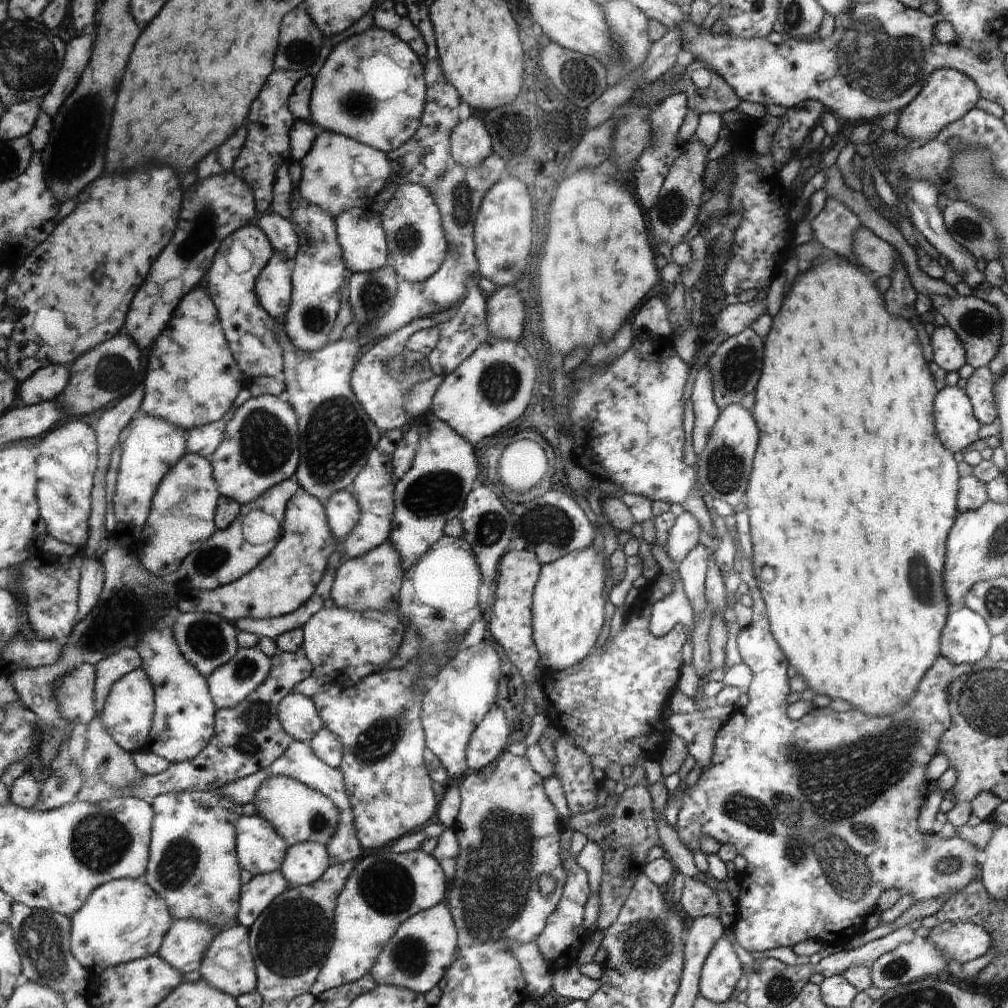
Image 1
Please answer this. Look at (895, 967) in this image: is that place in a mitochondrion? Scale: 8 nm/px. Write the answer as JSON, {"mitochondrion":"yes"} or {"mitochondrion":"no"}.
{"mitochondrion":"yes"}

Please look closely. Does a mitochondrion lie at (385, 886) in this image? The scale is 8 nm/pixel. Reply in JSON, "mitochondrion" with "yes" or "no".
{"mitochondrion":"yes"}

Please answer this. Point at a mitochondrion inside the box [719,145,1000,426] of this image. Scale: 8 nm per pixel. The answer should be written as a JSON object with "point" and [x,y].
{"point":[967,229]}

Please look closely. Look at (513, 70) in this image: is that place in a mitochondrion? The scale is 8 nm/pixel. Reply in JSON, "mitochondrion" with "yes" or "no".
{"mitochondrion":"no"}

